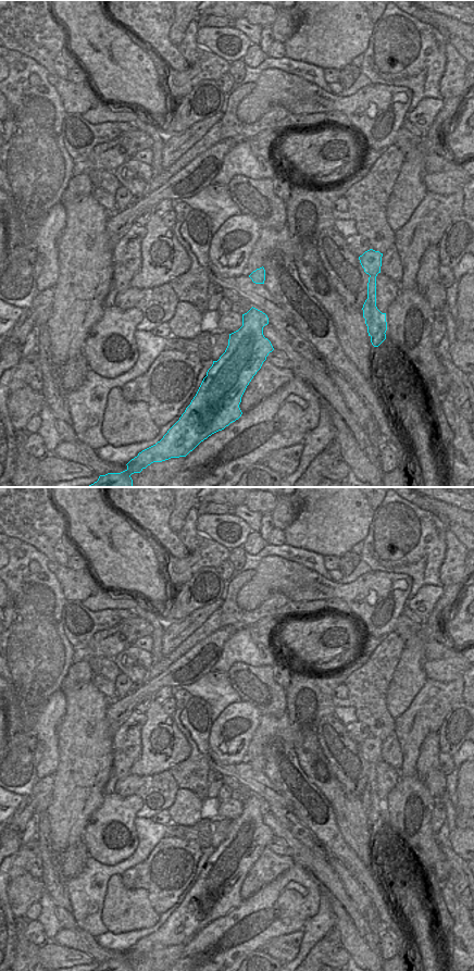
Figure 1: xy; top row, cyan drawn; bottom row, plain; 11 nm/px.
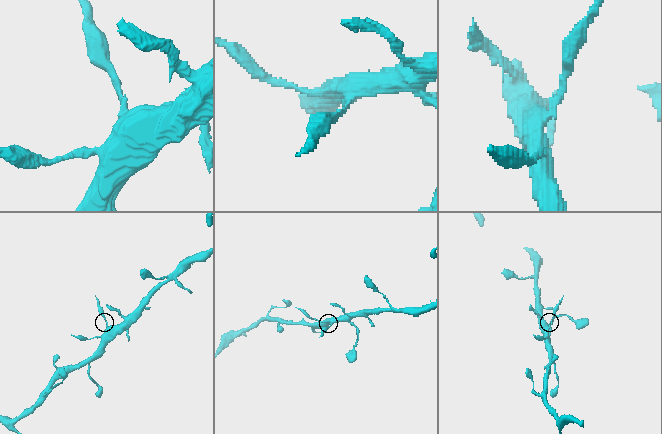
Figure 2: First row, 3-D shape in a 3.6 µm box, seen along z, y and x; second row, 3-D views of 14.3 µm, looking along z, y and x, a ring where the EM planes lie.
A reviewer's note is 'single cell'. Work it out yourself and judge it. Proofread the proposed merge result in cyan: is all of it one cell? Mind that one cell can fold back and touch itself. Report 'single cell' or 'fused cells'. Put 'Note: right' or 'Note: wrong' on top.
Note: wrong
fused cells

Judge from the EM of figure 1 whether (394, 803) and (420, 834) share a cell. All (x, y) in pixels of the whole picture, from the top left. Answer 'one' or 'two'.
one

